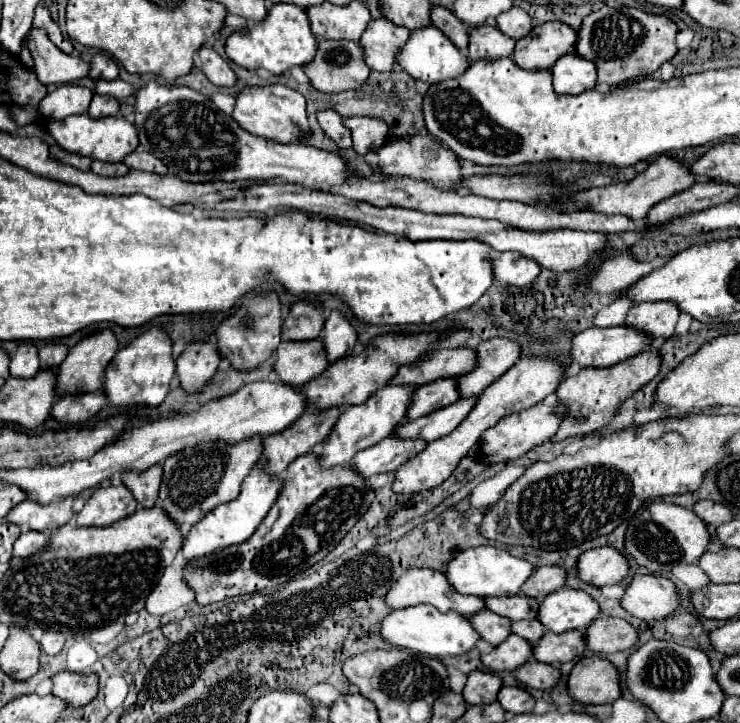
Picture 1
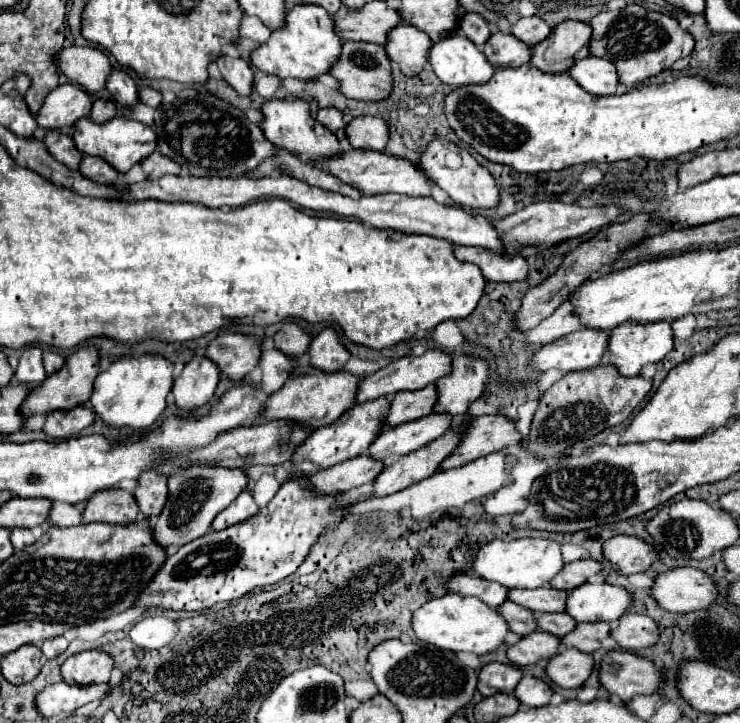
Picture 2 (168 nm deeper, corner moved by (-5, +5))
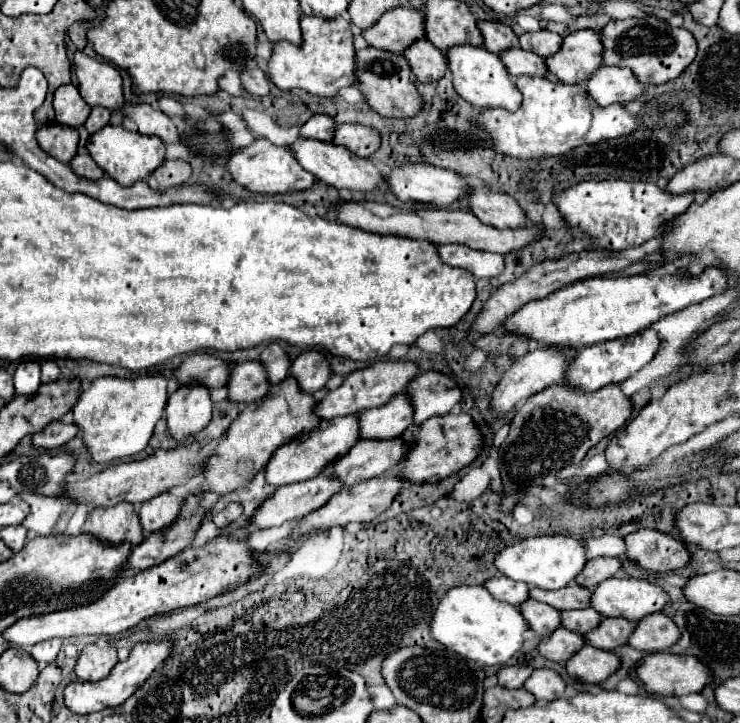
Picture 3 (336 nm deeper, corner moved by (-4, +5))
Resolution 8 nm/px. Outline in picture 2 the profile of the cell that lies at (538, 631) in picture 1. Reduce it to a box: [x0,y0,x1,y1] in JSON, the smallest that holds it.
[536,611,576,637]

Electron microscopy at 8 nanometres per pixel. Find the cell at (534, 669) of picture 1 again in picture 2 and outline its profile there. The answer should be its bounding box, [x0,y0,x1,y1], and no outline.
[546,649,592,689]

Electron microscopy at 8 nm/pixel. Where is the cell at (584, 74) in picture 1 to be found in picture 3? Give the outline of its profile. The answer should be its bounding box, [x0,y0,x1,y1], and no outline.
[587,65,645,107]

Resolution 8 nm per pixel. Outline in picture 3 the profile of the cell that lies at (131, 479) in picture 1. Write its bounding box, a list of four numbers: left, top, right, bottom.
[139,491,181,535]

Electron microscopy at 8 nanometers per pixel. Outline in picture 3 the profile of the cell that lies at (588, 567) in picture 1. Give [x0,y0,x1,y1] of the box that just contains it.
[625,529,691,571]

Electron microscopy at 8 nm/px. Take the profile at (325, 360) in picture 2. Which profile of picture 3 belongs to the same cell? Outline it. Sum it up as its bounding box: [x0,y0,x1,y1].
[289,351,331,393]

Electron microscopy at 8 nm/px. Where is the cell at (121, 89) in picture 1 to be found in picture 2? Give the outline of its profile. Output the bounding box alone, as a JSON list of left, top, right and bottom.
[138,87,162,107]

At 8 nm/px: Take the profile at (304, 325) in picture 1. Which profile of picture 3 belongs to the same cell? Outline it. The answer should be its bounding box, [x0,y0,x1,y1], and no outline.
[259,343,289,385]

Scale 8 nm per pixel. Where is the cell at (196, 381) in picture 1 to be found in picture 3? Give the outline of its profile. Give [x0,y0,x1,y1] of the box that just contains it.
[167,385,211,441]

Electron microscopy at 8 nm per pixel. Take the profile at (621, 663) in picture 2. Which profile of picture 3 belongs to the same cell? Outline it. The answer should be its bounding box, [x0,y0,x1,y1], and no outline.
[631,653,713,697]

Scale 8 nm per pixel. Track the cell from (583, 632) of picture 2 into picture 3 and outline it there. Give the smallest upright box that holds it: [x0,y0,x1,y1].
[585,617,637,651]

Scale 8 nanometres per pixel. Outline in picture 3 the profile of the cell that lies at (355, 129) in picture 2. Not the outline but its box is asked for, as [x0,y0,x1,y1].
[333,125,381,157]

